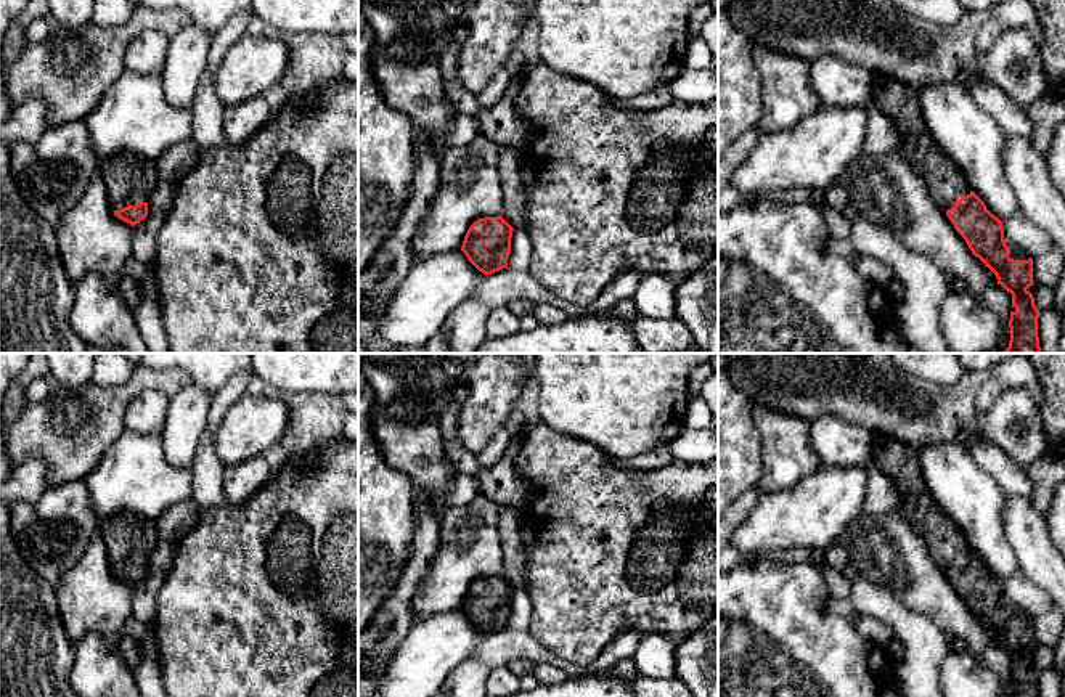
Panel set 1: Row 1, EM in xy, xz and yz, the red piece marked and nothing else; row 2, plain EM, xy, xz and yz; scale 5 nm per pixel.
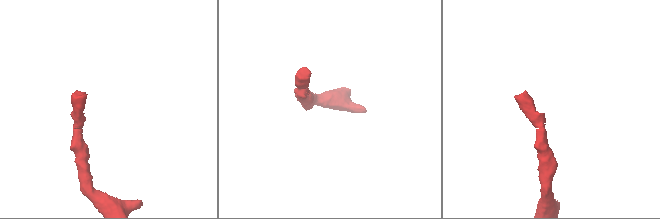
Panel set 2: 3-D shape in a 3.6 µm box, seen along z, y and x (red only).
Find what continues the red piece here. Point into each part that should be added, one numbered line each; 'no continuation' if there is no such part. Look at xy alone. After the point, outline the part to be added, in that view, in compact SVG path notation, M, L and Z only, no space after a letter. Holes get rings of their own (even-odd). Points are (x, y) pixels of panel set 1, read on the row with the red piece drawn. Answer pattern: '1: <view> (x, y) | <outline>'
1: xy (130, 179) | M120 153L104 159L98 172L108 186L108 201L112 210L148 202L159 180L153 159Z

